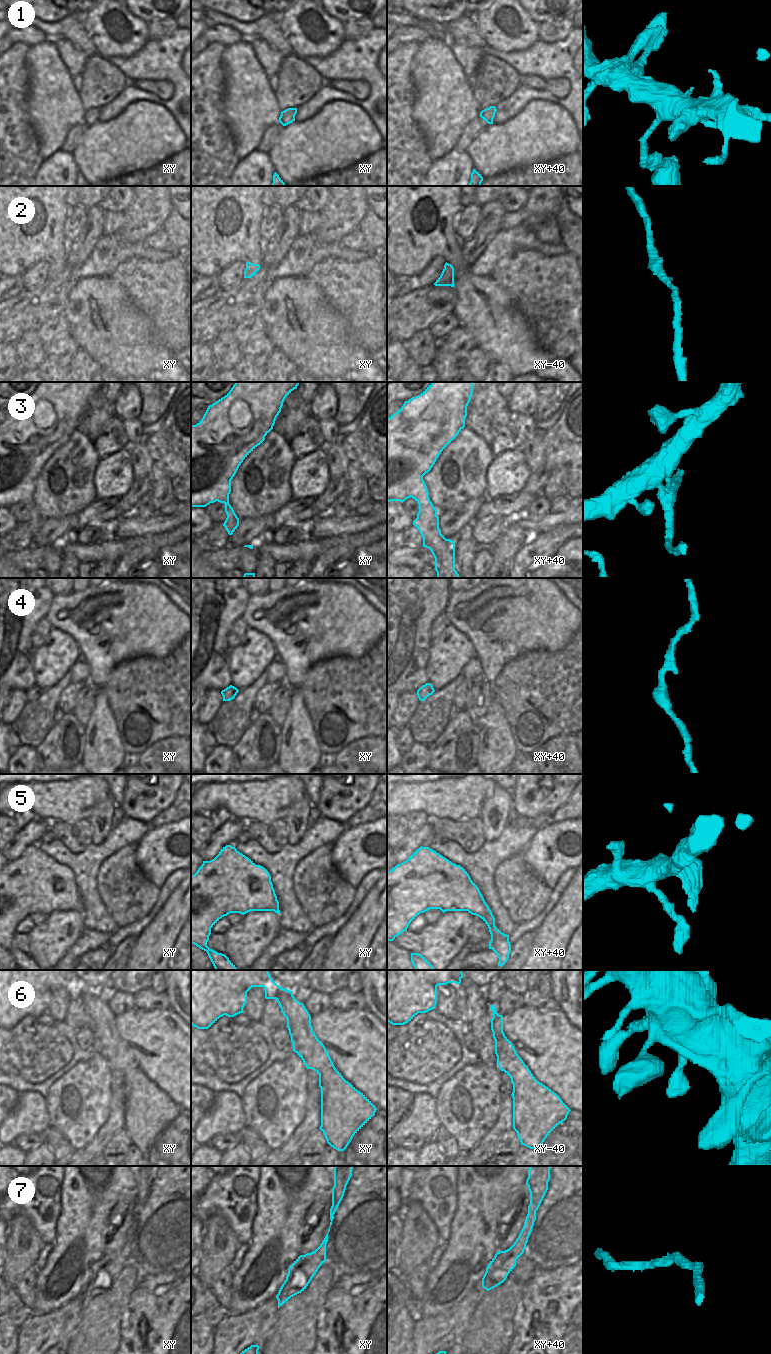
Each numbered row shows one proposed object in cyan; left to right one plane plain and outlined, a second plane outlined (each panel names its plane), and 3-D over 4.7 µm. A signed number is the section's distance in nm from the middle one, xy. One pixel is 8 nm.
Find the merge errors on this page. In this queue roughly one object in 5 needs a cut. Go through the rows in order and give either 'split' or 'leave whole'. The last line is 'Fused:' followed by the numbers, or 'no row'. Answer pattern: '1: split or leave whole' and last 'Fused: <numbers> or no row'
1: split
2: leave whole
3: split
4: leave whole
5: leave whole
6: leave whole
7: leave whole
Fused: 1, 3

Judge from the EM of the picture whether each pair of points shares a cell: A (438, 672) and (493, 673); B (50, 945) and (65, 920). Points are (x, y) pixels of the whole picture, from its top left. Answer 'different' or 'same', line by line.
A: different
B: same

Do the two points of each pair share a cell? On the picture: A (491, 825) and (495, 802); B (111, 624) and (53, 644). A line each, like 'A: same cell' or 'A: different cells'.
A: same cell
B: different cells

